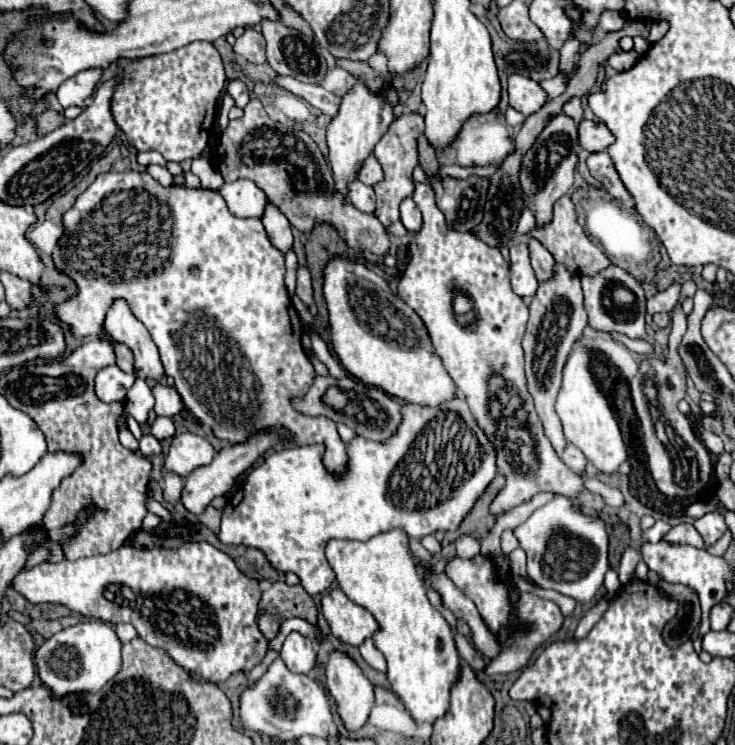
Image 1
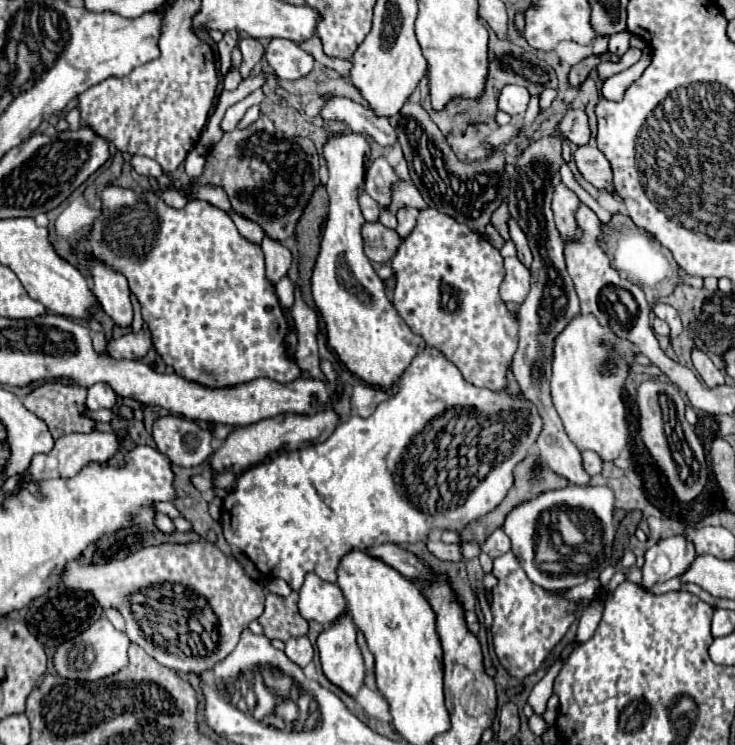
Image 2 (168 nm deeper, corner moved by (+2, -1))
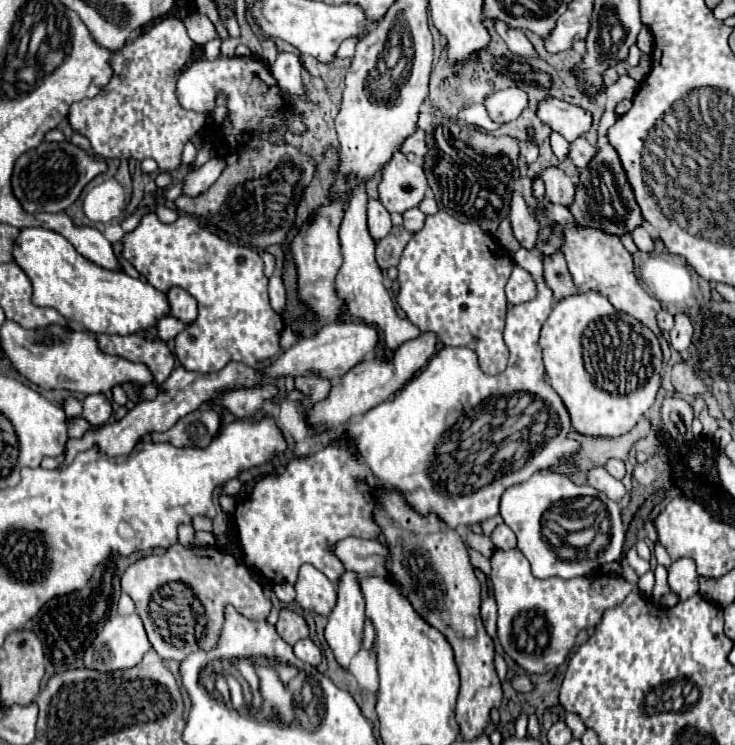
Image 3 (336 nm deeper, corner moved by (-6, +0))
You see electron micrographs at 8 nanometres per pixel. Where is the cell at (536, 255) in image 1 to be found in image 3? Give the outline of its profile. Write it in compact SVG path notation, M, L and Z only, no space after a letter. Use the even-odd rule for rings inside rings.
M517 191L513 193L509 221L511 221L511 227L513 227L513 235L521 243L521 247L527 249L527 251L535 249L537 235L539 235L539 223L535 221L531 209L527 207L525 199Z

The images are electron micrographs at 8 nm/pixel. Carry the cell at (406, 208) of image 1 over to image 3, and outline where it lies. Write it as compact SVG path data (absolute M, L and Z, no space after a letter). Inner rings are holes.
M413 207L409 211L403 213L403 227L409 233L417 233L423 229L423 221L425 221L425 213L419 207Z

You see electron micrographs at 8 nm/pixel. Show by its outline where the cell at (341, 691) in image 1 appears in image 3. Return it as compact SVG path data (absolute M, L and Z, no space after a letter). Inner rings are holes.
M347 571L337 583L337 605L329 615L325 639L343 669L361 649L365 625L365 601L357 583L357 573Z

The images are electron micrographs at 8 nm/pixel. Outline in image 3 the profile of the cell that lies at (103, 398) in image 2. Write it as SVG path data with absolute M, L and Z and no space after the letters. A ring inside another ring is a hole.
M97 393L97 395L87 395L85 401L83 401L83 417L93 425L93 427L99 427L103 425L113 413L113 407L111 407L111 401L107 395L103 393Z

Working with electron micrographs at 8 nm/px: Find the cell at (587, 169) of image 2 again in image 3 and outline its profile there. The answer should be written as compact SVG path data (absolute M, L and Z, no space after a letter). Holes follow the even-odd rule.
M585 137L575 139L569 147L569 157L571 157L571 161L575 163L577 169L587 167L591 163L591 159L595 157L595 153L597 153L597 147L593 147Z

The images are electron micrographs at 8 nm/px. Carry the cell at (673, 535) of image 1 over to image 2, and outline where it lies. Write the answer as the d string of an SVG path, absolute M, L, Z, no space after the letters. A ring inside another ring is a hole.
M673 536L657 542L645 554L643 586L651 588L657 582L679 578L695 560L695 548L683 536Z

